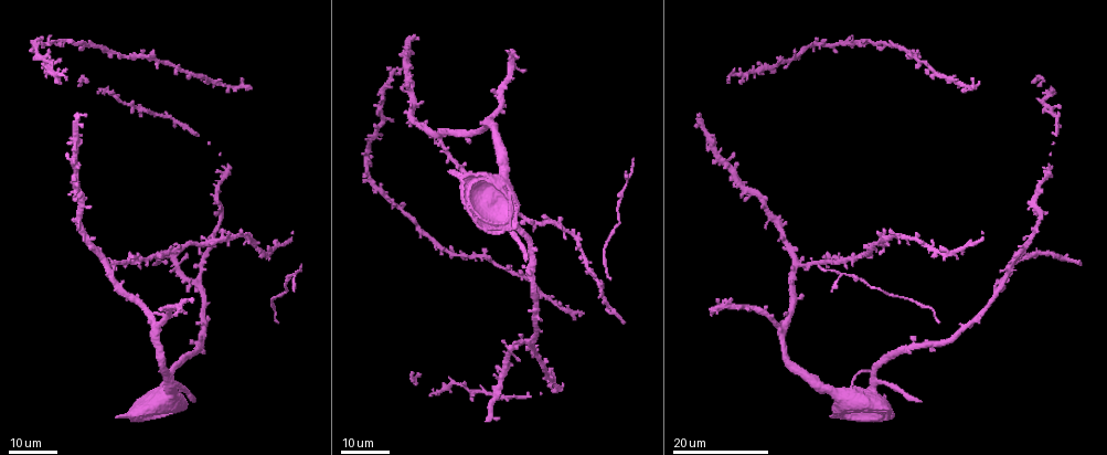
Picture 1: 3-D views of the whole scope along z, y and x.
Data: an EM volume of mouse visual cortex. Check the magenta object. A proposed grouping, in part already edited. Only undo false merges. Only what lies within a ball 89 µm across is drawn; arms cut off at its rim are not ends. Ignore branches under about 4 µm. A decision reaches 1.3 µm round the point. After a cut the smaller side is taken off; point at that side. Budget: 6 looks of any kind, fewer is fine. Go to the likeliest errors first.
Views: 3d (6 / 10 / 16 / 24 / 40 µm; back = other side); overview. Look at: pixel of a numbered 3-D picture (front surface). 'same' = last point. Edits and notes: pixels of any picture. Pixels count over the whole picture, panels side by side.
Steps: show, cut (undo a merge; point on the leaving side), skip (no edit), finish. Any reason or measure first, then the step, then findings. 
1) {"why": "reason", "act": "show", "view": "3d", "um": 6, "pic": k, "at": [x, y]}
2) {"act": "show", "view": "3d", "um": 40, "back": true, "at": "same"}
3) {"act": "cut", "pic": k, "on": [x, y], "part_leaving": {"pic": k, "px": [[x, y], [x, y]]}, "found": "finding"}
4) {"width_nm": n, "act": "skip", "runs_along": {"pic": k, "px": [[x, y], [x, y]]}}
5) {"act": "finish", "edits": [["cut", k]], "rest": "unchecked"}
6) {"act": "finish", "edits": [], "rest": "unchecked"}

{"act": "show", "view": "3d", "um": 24, "pic": 1, "at": [263, 253]}

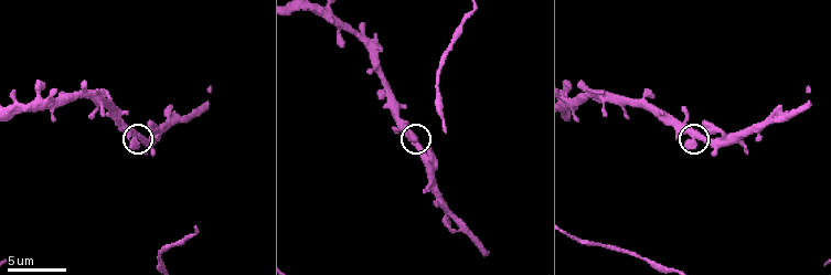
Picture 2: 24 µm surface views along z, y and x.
{"act": "show", "view": "3d", "um": 10, "pic": 2, "at": [137, 141]}

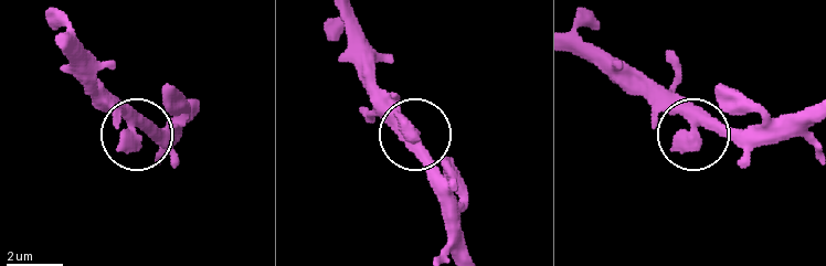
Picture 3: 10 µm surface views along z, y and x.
{"act": "skip", "runs_along": {"pic": 3, "px": [[575, 53], [633, 73], [689, 127], [759, 127]]}, "found": "one cell here"}

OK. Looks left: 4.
{"act": "show", "view": "3d", "um": 6, "pic": 2, "at": [437, 91]}

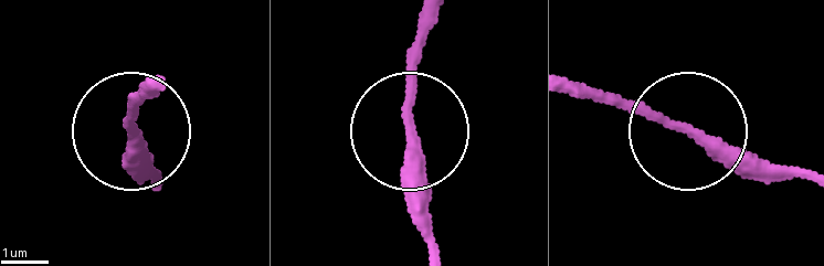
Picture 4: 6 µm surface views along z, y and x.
{"act": "skip", "found": "all the same cell"}

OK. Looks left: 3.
{"why": "three-way junction", "act": "show", "view": "3d", "um": 16, "pic": 1, "at": [915, 59]}

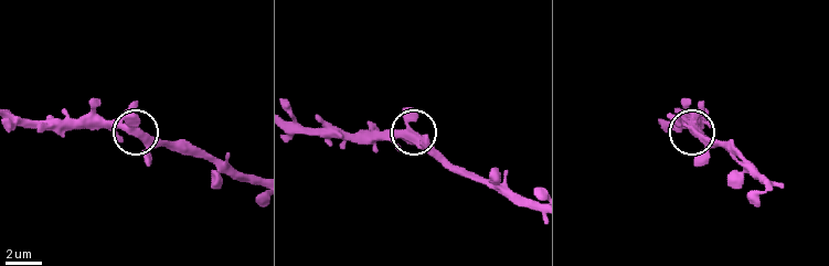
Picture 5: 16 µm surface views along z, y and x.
{"act": "show", "view": "3d", "um": 6, "pic": 5, "at": [139, 128]}

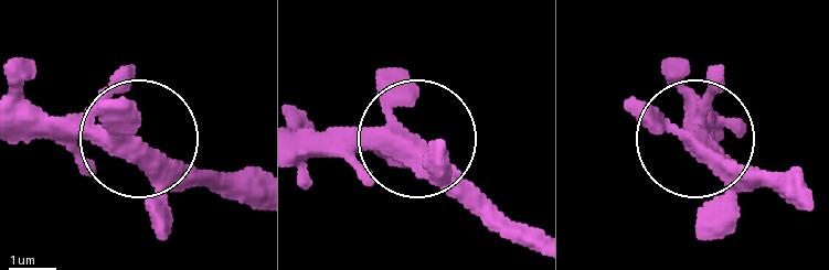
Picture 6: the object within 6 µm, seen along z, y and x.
{"width_nm": 330, "act": "skip", "found": "continuous, no second cell"}

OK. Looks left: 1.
{"act": "finish", "edits": [], "rest": "unchecked"}

